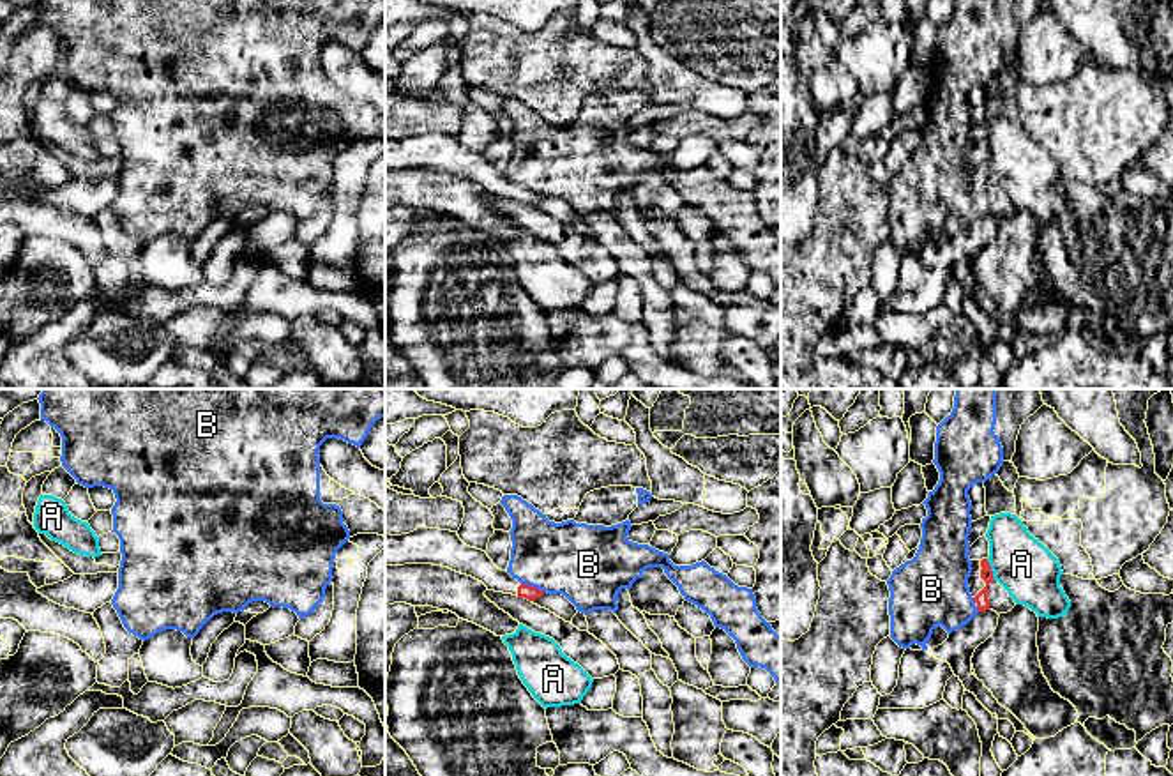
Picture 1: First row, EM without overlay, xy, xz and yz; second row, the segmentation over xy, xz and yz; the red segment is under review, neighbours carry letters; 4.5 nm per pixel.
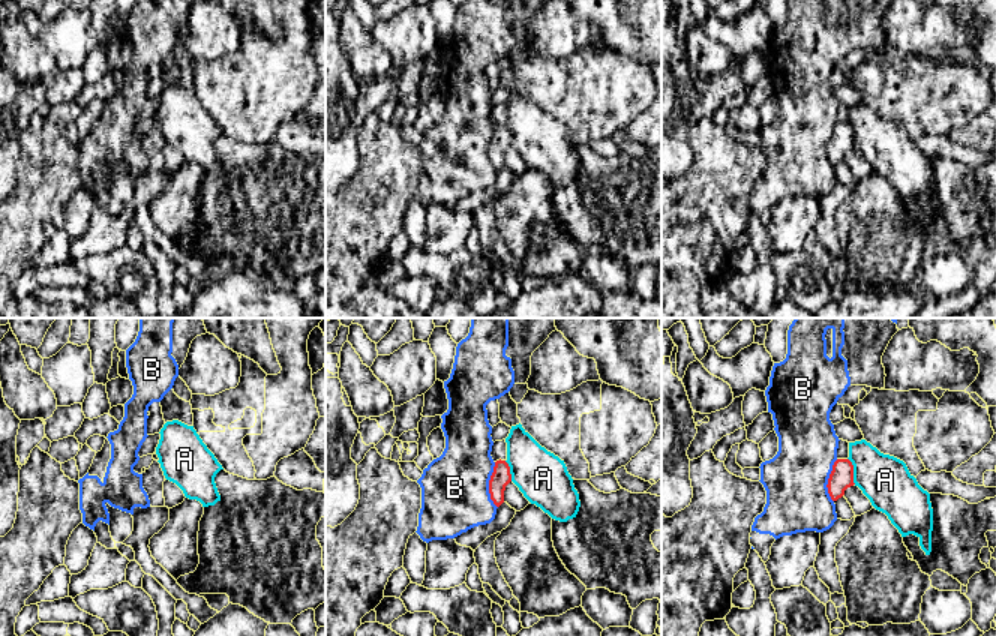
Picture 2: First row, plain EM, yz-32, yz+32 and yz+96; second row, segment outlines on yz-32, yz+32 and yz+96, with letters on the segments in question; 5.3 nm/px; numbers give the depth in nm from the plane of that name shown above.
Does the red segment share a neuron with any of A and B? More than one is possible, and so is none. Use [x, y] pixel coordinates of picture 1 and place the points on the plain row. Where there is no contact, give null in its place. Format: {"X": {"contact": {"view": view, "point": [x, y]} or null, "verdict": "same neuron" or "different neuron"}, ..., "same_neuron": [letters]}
{"A": {"contact": {"view": "yz", "point": [990, 174]}, "verdict": "different neuron"}, "B": {"contact": {"view": "xz", "point": [532, 191]}, "verdict": "different neuron"}, "same_neuron": []}

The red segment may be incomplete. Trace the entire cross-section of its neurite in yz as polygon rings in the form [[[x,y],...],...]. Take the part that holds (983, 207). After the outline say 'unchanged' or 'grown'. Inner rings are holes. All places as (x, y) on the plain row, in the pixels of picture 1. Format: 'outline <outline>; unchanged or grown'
outline [[[988,163],[972,164],[968,191],[979,216],[989,214],[988,189],[991,186],[995,186],[995,182]]]; grown

